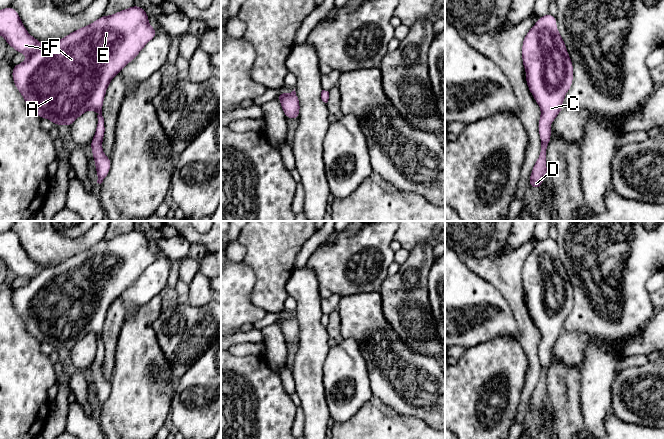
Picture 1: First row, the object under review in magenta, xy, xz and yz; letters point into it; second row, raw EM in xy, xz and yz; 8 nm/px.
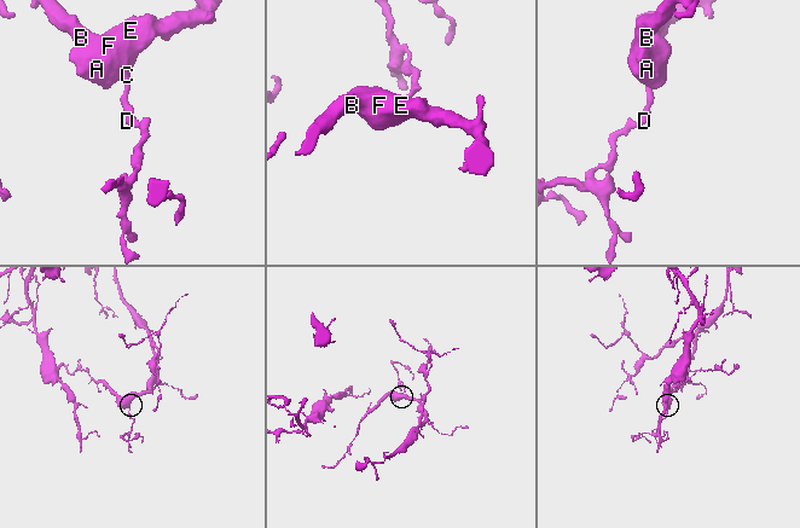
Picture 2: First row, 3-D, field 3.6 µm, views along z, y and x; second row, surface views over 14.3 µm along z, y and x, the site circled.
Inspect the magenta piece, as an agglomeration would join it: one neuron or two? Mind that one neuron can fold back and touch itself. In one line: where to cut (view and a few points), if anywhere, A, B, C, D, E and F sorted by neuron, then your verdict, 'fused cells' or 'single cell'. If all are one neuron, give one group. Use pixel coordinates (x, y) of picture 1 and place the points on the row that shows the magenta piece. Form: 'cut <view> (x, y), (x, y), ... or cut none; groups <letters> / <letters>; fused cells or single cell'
cut none; groups A B C D E F; single cell

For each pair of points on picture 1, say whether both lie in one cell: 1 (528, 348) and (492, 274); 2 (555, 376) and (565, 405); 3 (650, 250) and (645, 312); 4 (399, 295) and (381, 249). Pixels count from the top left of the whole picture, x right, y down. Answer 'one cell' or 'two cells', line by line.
1: one cell
2: one cell
3: one cell
4: two cells

